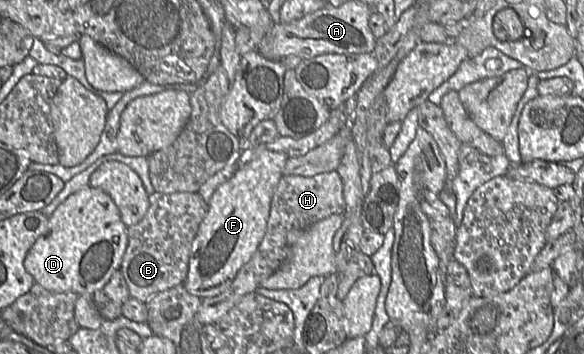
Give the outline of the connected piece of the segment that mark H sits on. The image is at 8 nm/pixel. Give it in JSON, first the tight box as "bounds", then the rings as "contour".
{"bounds":[197,171,345,325],"contour":[[[336,171],[313,177],[283,176],[274,190],[266,233],[258,248],[221,294],[201,300],[197,319],[203,325],[215,324],[244,295],[256,291],[261,282],[271,276],[283,264],[287,255],[287,235],[291,230],[307,228],[333,214],[343,214],[345,207],[343,182]]]}

